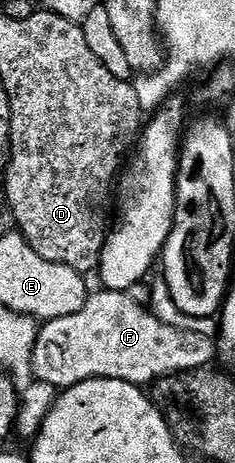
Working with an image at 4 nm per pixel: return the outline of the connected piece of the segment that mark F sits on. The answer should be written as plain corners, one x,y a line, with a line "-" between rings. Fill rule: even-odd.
98,291
90,293
79,312
46,322
38,329
33,354
36,381
64,388
92,378
106,378
145,388
171,374
204,370
212,358
218,357
210,335
163,324
152,309
135,304
126,291

